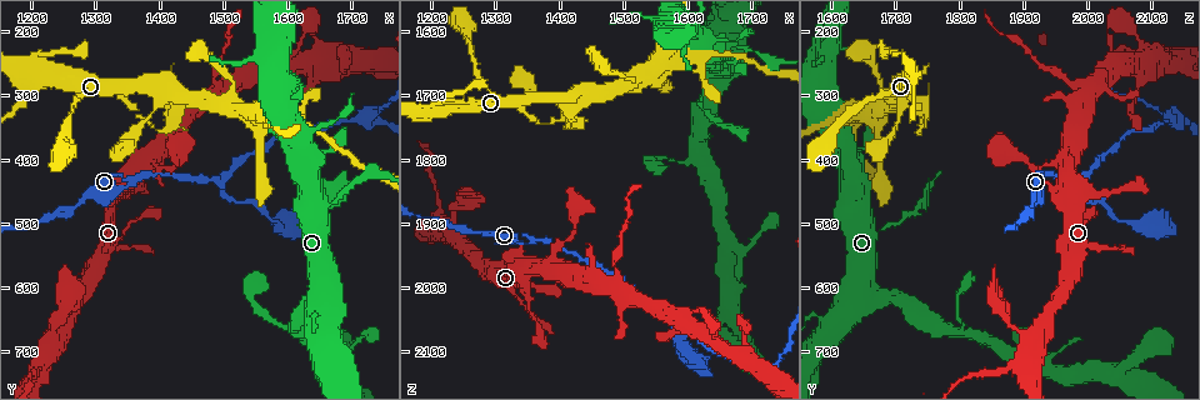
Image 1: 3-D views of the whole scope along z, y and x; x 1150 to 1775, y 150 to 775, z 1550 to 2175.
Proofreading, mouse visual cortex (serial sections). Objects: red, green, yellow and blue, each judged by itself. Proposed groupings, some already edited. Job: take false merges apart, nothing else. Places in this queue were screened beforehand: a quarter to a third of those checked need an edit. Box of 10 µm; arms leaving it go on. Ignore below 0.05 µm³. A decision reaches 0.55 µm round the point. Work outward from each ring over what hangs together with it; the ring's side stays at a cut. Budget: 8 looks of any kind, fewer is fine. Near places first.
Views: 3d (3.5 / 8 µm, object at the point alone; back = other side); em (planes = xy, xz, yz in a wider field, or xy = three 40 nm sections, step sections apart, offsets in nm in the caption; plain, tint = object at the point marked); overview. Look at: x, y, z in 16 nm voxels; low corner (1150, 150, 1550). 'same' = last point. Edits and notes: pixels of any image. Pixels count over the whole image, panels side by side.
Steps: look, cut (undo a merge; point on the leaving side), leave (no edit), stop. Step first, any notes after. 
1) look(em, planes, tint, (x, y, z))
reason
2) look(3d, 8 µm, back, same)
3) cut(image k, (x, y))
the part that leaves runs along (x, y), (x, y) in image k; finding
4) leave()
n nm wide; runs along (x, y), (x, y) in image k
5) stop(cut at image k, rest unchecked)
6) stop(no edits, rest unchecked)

look(3d, 3.5 µm, (1375, 335, 1740))
thin neck

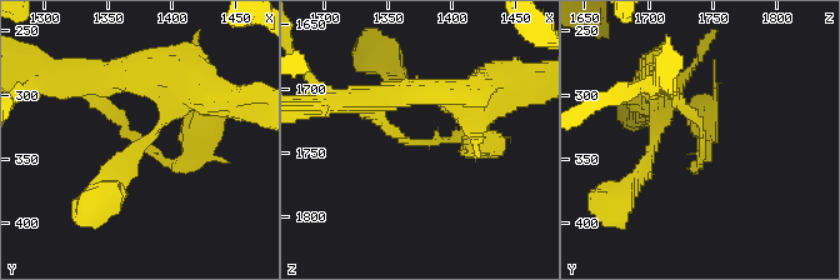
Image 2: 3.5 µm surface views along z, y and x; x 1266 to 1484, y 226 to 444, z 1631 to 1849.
look(em, xy, step 3, tint, (1376, 336, 1742))
arms of 200, 200 nm

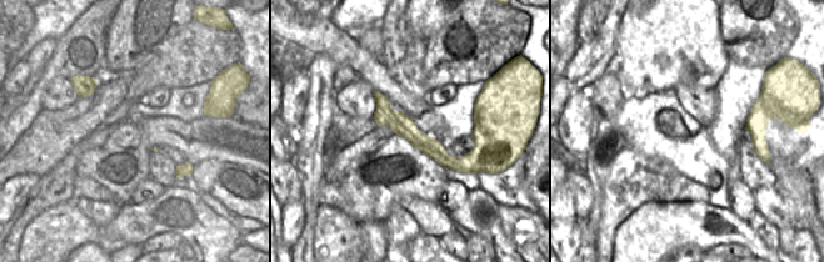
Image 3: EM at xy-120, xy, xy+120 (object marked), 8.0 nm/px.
look(em, xy, step 5, tint, same)

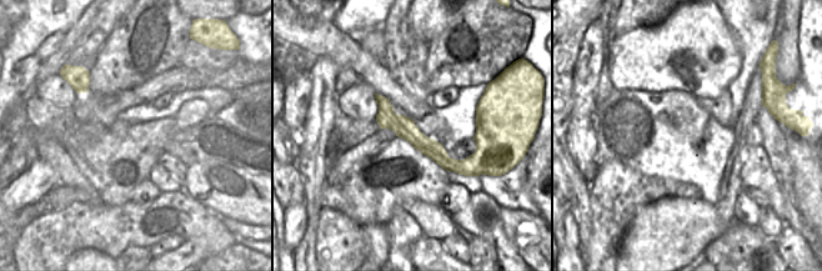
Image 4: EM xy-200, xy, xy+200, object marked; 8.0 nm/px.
leave()
runs along (368, 100), (410, 141), (475, 141) in image 2; all the same cell

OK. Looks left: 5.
look(3d, 3.5 µm, (1215, 725, 1880))
arms part here

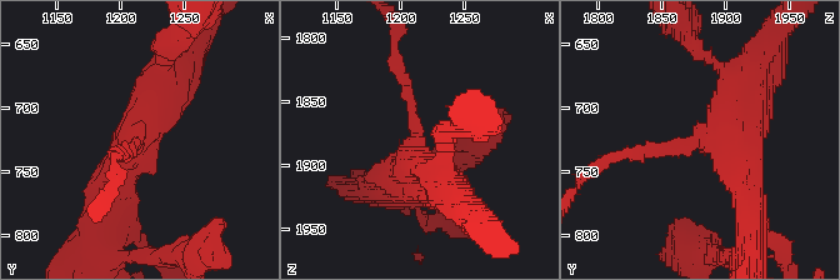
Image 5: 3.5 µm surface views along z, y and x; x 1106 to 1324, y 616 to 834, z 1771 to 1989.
look(em, xy, step 3, tint, (1212, 724, 1880))
3 arms; arms of 150, 400, 500 nm

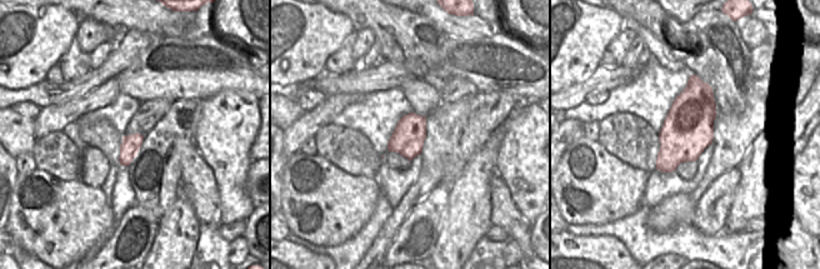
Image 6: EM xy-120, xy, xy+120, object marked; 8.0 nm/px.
cut(image 5, (406, 91))
the part that leaves runs along (415, 131), (396, 33) in image 5; a second cell is stuck on

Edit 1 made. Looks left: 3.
look(3d, 3.5 µm, (1720, 335, 2135))
arms part here

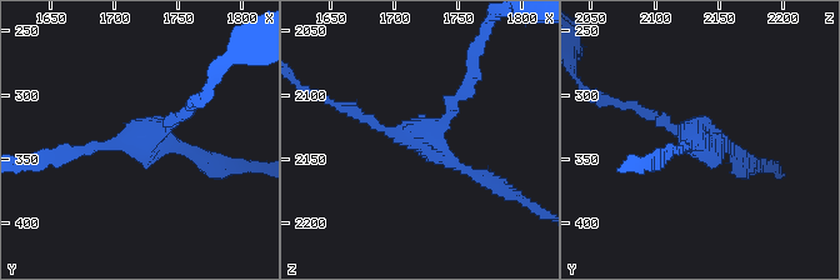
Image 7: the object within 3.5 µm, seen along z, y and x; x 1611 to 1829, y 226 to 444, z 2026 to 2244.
leave()
3 arms; runs along (65, 154), (138, 143), (188, 108) in image 7; all the same cell

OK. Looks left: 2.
stop(cut at image 5, rest unchecked)

